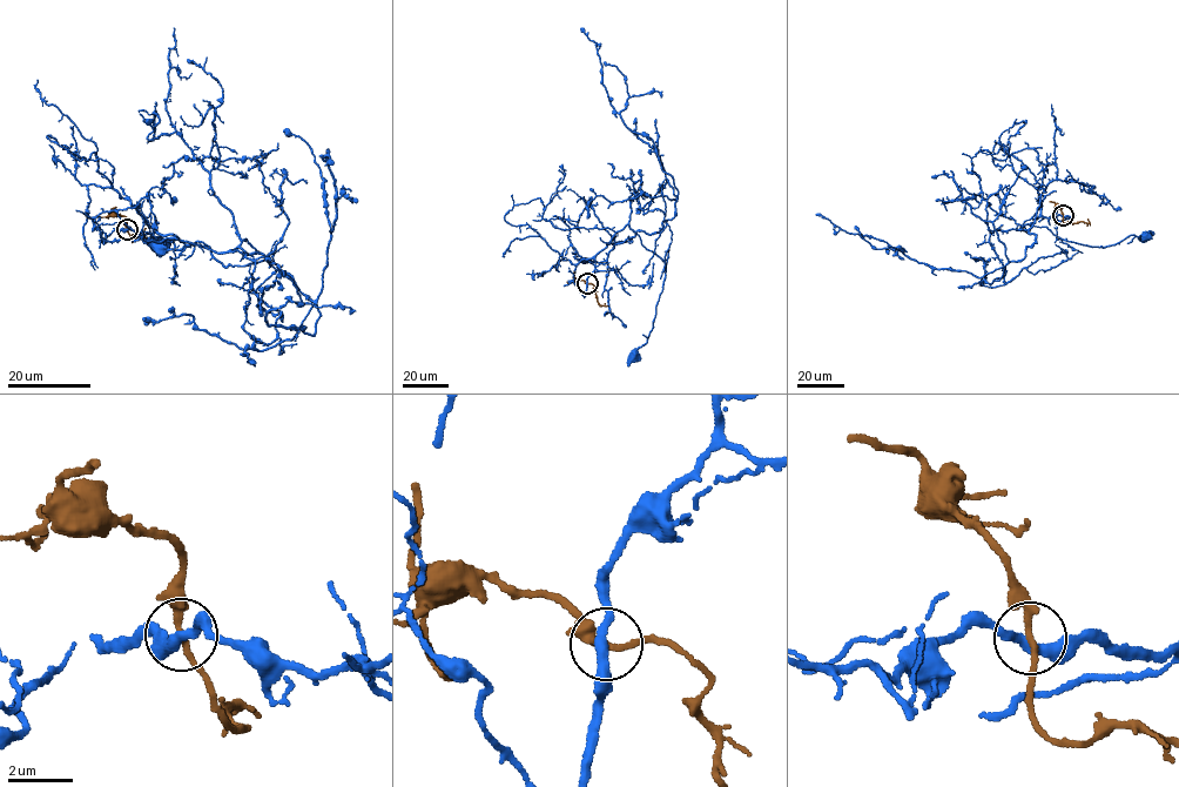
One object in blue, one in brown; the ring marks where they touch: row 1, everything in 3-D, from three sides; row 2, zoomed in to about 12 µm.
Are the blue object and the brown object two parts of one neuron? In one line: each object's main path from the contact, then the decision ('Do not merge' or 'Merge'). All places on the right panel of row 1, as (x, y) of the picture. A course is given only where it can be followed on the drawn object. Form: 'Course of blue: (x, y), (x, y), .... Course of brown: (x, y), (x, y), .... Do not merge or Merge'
Course of blue: (1063, 215), (1039, 216), (1018, 230), (1046, 227), (1068, 241), (1104, 247), (1130, 235), (1138, 239), (1145, 235). Course of brown: (1063, 215), (1064, 223), (1089, 223), (1087, 219). Do not merge

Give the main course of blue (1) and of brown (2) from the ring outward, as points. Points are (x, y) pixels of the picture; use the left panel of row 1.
1: (126, 229), (174, 234), (219, 253), (247, 240), (269, 257), (226, 267), (202, 242), (173, 249), (157, 243)
2: (127, 229), (133, 241), (132, 235), (141, 235), (146, 228)

